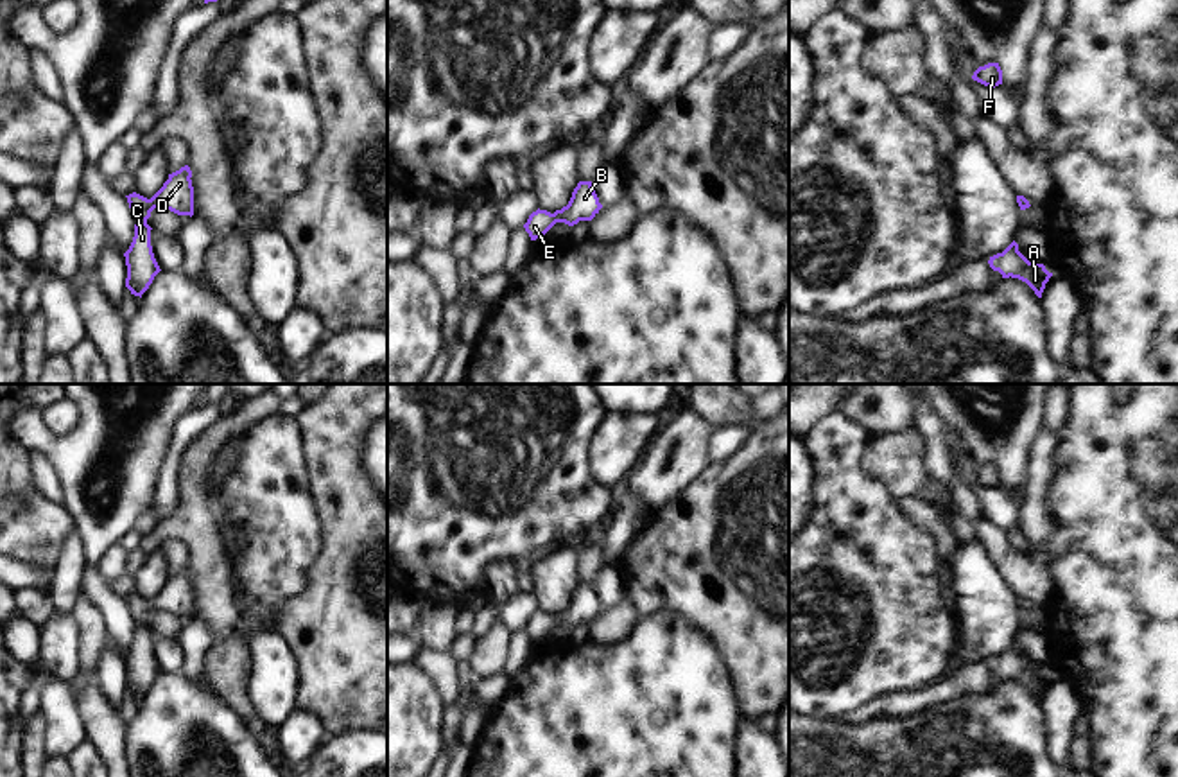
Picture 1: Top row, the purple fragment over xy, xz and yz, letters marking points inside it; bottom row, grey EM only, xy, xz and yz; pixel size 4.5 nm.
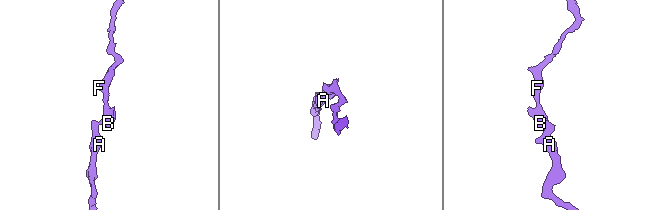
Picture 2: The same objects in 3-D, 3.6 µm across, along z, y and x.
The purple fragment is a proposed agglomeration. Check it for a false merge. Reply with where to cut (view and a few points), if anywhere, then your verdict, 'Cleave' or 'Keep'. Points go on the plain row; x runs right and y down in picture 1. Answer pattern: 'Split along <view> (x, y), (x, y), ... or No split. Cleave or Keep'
No split. Keep

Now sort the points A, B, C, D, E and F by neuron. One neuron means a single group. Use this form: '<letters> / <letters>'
A B C D E F

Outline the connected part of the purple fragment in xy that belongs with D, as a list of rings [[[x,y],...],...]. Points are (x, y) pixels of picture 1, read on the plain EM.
[[[188,567],[169,576],[163,589],[151,599],[136,594],[126,598],[131,615],[136,621],[134,639],[129,651],[124,655],[127,668],[126,689],[131,696],[140,698],[149,691],[154,678],[161,673],[151,648],[151,628],[147,621],[154,610],[167,610],[178,617],[194,617],[194,589],[192,572]]]

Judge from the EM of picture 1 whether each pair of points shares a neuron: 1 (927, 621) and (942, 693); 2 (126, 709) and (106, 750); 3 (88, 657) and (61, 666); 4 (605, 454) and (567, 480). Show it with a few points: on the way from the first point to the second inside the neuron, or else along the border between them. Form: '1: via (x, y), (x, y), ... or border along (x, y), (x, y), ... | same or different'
1: border along (956, 663), (938, 680), (920, 689), (900, 691) | different
2: border along (117, 709), (126, 725) | different
3: border along (74, 619), (77, 672), (70, 682) | different
4: border along (597, 424), (588, 444), (588, 474), (608, 490) | different

